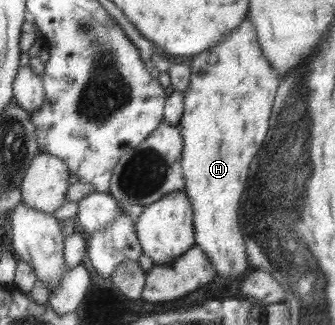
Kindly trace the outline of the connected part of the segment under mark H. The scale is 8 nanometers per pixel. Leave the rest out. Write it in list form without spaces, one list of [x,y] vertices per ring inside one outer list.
[[[248,16],[219,44],[193,55],[188,64],[191,78],[183,93],[184,111],[179,121],[183,138],[180,163],[186,180],[184,191],[193,205],[195,245],[209,257],[215,274],[233,280],[249,267],[238,224],[239,199],[249,165],[269,133],[278,73],[263,55]]]

